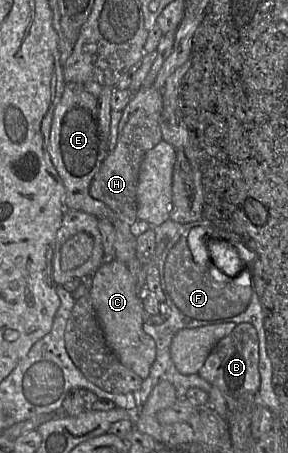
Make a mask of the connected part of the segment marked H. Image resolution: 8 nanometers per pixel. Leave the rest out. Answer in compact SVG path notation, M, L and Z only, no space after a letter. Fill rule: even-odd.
M153 86L142 87L132 93L131 99L122 111L118 126L115 149L110 152L90 185L90 195L104 202L114 212L116 231L115 259L127 263L137 253L137 237L131 232L131 225L138 220L137 185L142 161L146 153L163 140L160 127L163 110L163 90Z

